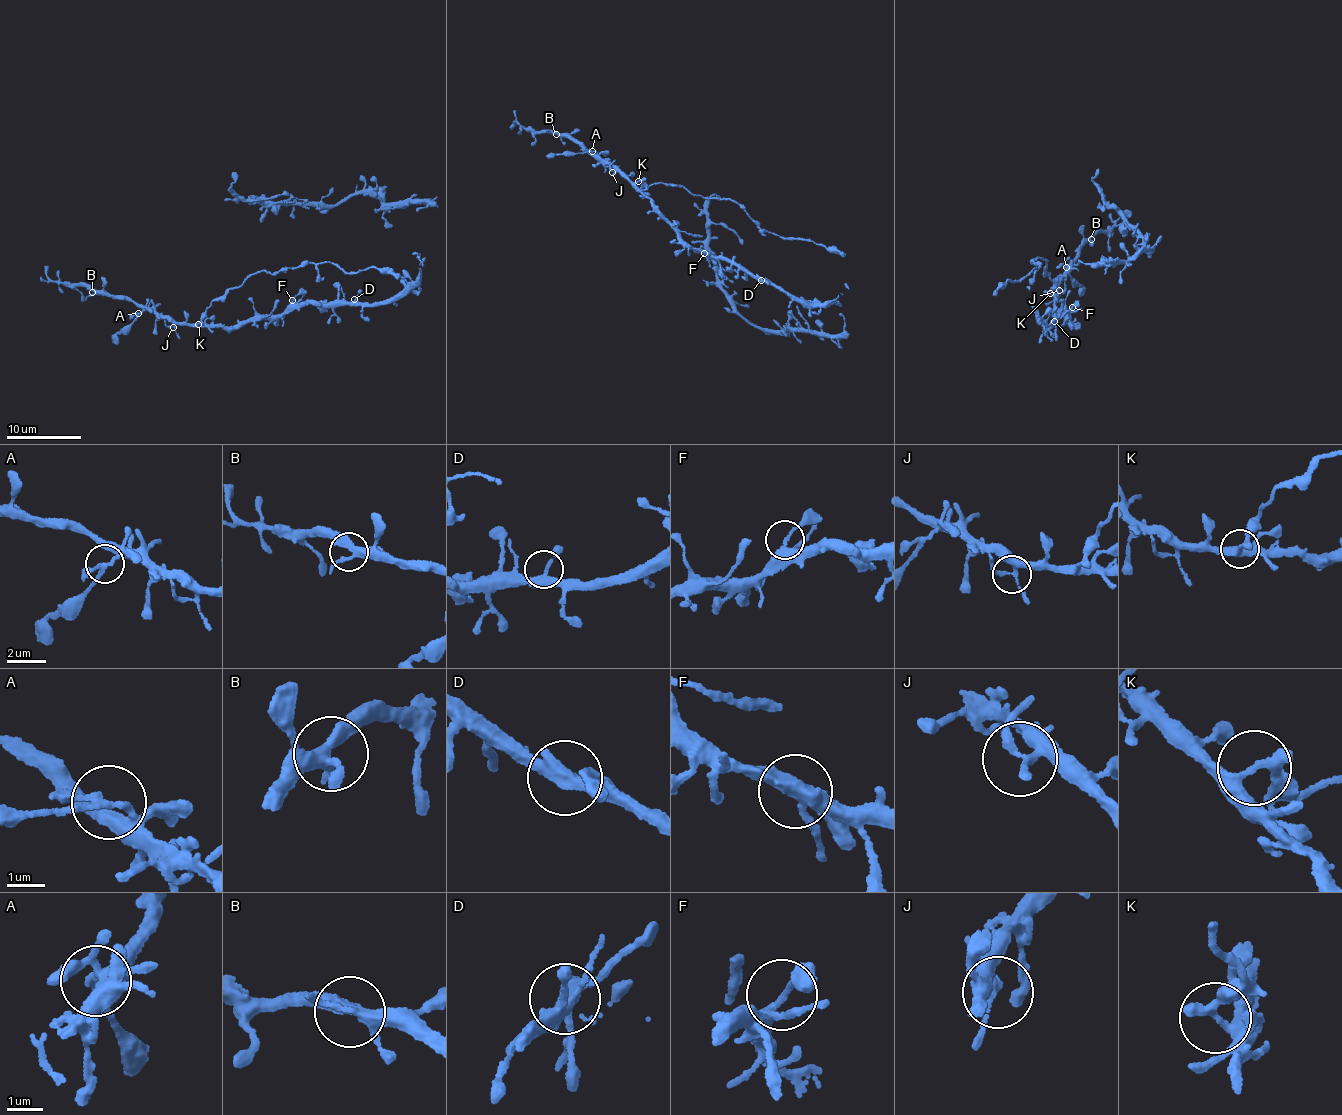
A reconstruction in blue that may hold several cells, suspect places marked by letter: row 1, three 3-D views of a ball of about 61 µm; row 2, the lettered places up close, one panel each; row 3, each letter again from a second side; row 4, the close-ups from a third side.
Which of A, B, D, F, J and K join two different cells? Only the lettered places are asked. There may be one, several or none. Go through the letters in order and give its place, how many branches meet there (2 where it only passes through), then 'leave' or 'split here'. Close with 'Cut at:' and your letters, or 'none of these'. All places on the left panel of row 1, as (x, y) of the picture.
A: (138, 313) | 4 | split here
B: (92, 292) | 4 | leave
D: (354, 299) | 4 | leave
F: (292, 300) | 3 | leave
J: (173, 327) | 4 | leave
K: (198, 324) | 3 | split here
Cut at: A, K

